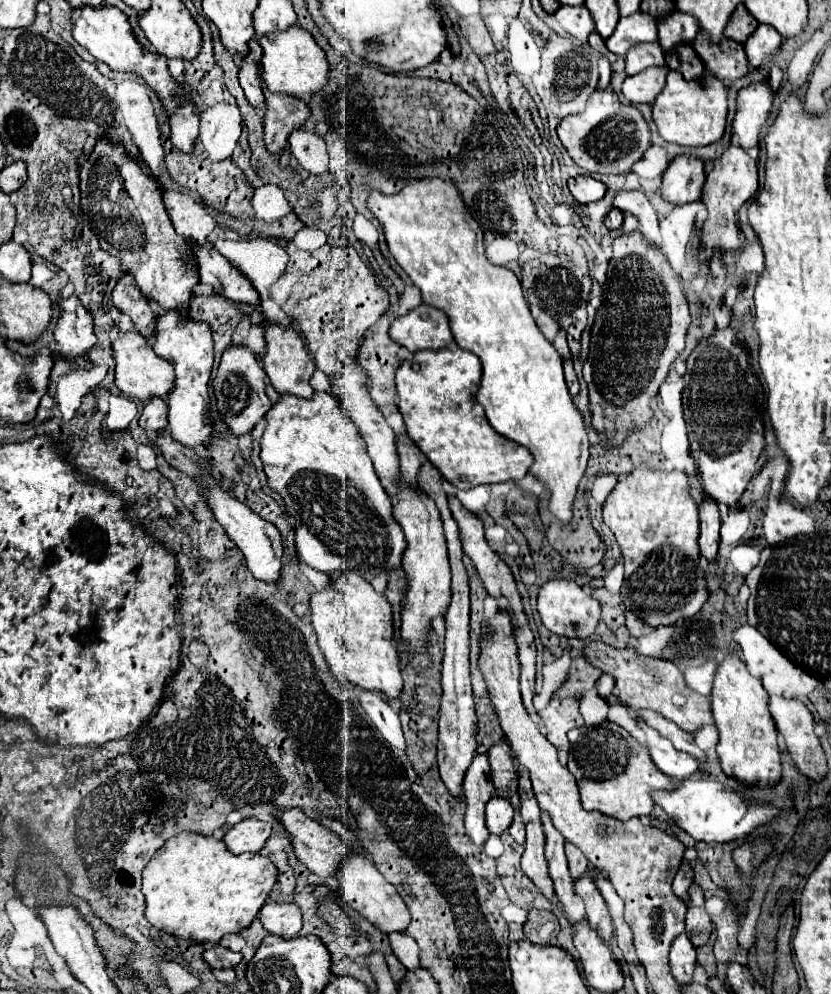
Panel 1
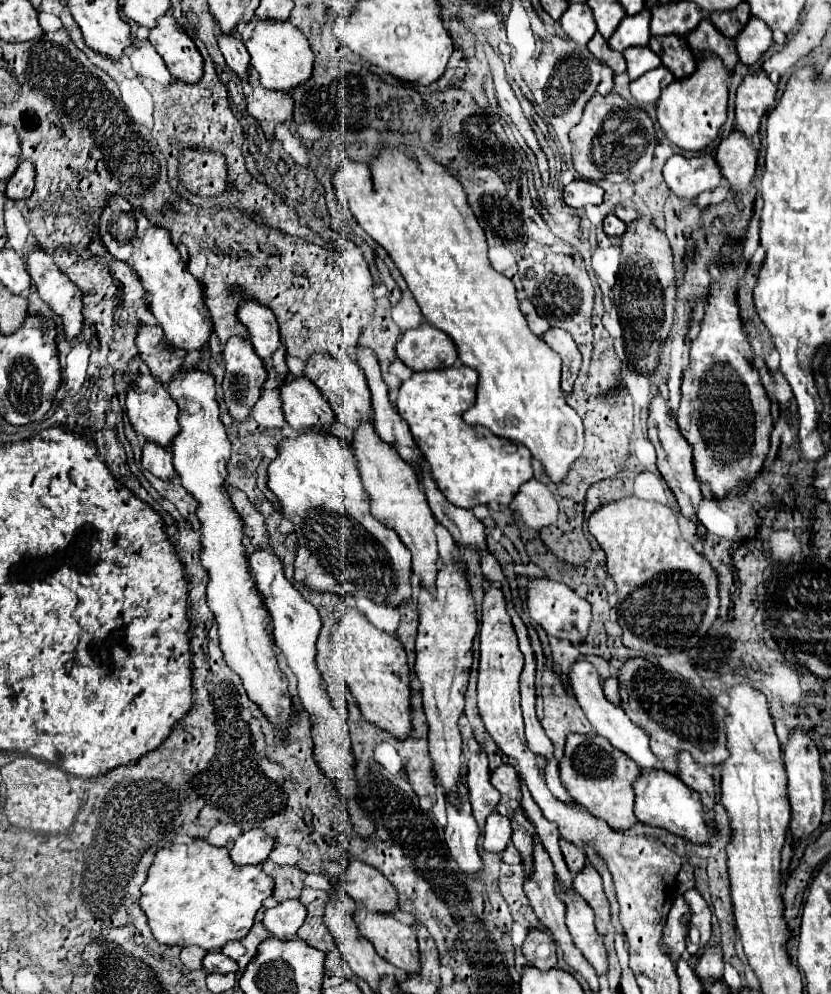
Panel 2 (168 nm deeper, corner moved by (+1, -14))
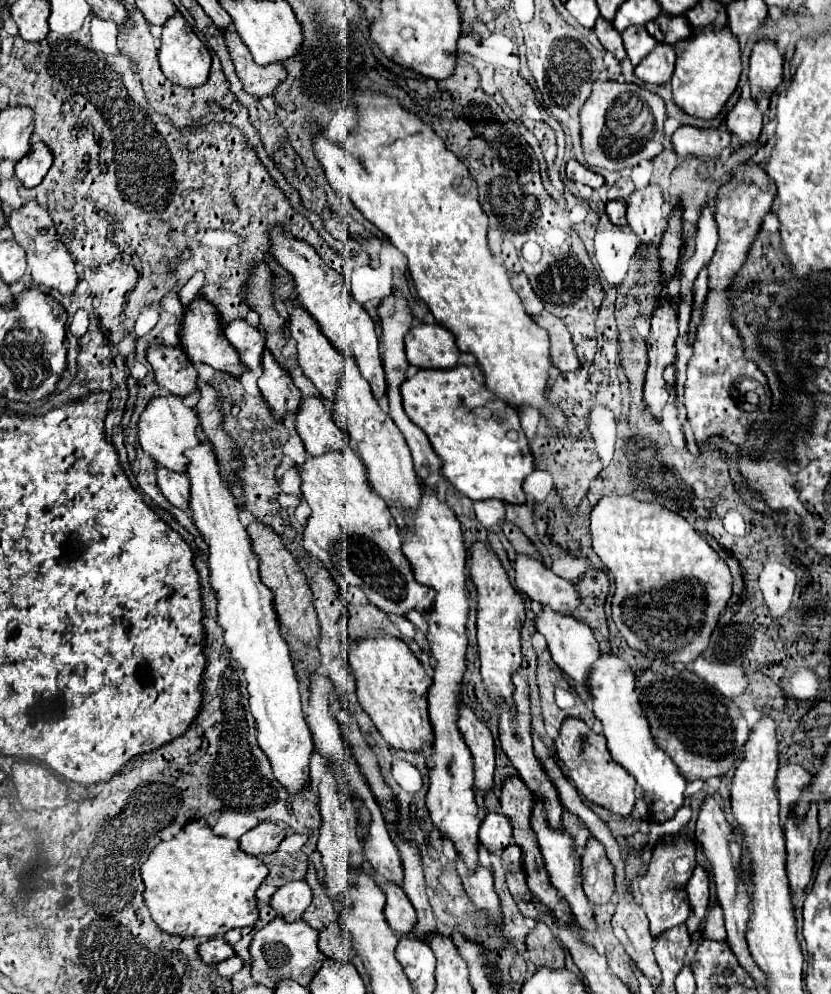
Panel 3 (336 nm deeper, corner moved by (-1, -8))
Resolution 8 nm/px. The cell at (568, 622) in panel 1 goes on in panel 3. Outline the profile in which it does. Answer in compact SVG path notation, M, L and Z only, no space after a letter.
M516 554L514 570L518 590L530 596L530 600L546 604L564 614L572 614L580 606L580 596L574 586L558 578L540 560L528 554Z

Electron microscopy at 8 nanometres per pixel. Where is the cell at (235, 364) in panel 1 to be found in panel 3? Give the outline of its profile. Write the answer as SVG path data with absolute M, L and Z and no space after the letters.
M240 318L224 326L224 336L240 352L240 358L244 360L248 370L254 370L260 364L260 356L264 352L264 338L258 328L250 326L246 320Z

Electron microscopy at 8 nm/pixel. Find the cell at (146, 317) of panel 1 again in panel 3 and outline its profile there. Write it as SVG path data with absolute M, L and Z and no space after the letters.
M150 346L148 362L156 372L156 382L174 396L190 396L196 392L196 370L180 348Z

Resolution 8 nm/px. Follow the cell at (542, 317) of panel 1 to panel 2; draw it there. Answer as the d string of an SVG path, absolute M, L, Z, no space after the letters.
M522 300L522 302L520 302L520 310L524 312L524 316L526 316L526 320L528 320L528 326L530 326L530 330L532 330L536 336L542 336L546 330L550 330L550 324L536 314L534 306L532 306L528 300Z

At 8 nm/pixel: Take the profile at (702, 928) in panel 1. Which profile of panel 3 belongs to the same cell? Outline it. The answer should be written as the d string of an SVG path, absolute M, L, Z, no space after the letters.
M702 866L694 868L694 874L686 886L688 890L688 898L690 898L690 916L686 920L688 932L694 934L698 930L698 926L702 924L702 920L706 918L706 910L708 910L708 872Z

